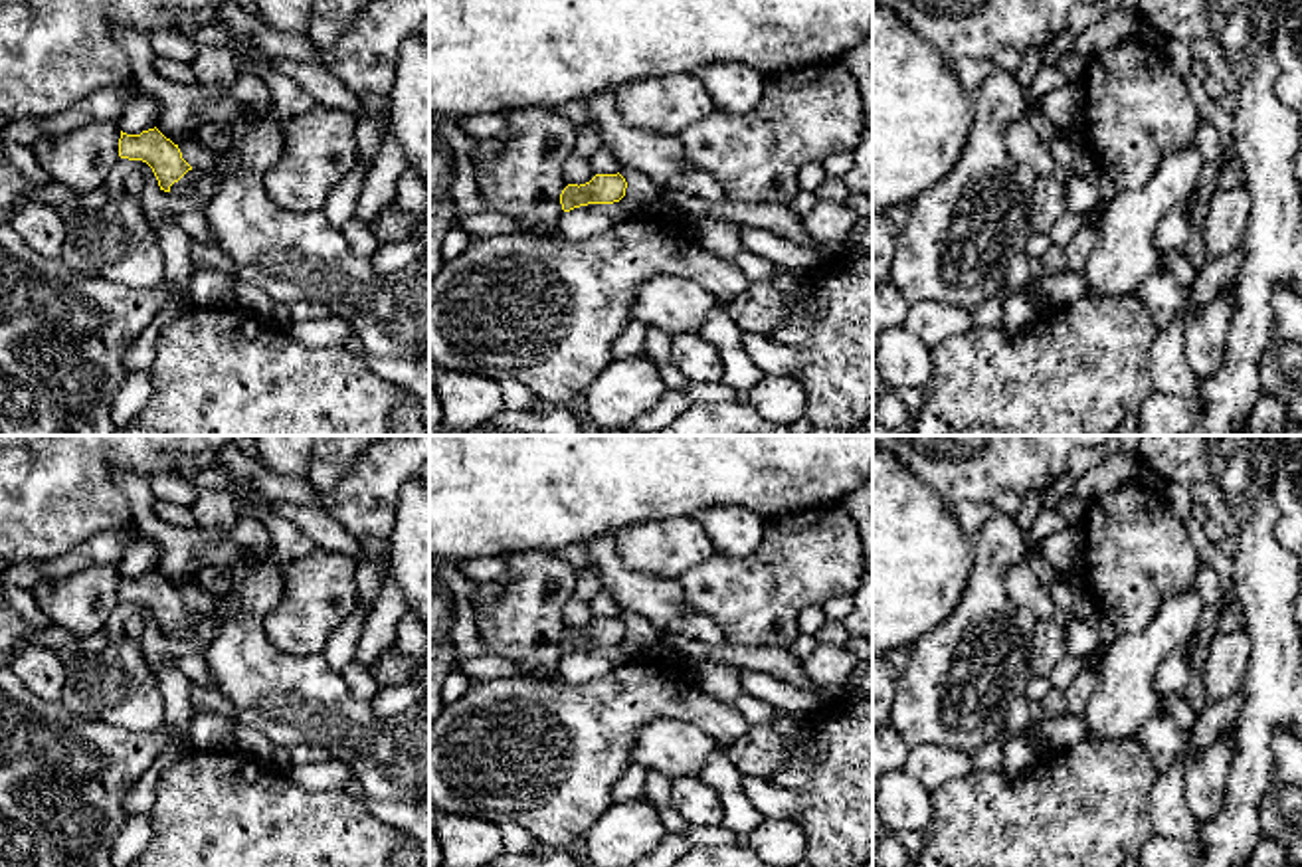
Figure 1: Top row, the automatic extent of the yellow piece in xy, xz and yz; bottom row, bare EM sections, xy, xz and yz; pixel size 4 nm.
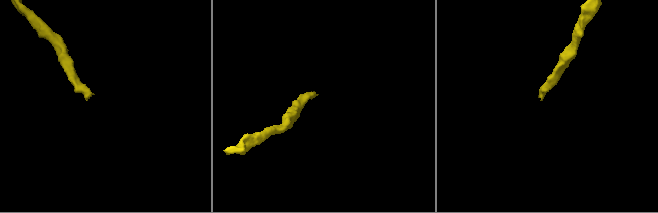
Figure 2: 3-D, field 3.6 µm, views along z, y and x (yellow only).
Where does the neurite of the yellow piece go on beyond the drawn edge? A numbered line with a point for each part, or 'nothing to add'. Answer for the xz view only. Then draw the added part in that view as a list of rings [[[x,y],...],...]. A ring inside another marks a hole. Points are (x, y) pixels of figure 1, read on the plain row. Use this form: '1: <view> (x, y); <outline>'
nothing to add

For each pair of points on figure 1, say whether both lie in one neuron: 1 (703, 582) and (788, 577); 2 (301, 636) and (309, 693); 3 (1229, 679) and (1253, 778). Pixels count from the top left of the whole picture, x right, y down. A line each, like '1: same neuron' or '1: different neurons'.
1: same neuron
2: different neurons
3: different neurons

